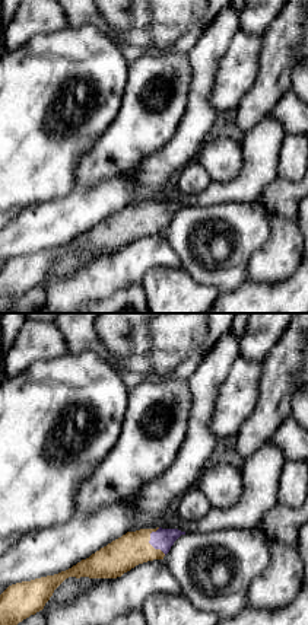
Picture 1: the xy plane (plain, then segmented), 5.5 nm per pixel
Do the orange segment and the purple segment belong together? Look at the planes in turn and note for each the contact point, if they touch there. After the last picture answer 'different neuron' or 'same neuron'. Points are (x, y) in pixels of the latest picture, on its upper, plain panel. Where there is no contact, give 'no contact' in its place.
contact (148, 216)

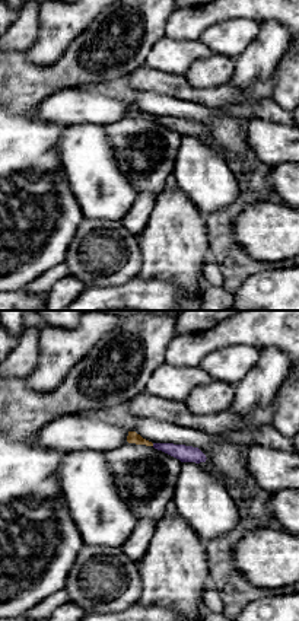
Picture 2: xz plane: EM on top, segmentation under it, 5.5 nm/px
no contact

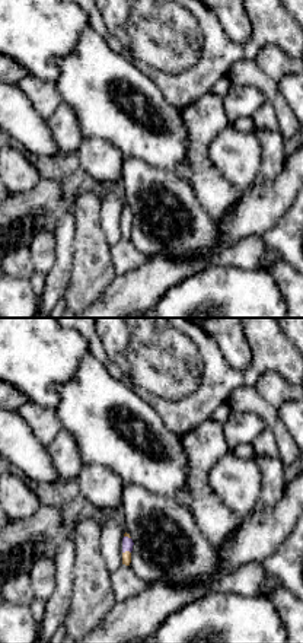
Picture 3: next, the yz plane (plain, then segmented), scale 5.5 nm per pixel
contact (126, 225)

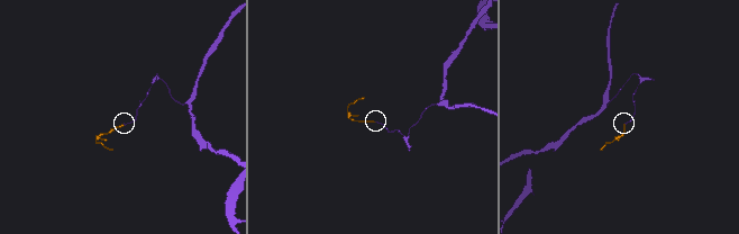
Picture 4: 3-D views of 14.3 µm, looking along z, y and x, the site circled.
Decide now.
same neuron

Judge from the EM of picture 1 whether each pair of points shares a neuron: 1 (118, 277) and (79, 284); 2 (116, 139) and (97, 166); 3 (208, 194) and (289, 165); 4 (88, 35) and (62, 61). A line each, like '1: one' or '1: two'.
1: one
2: one
3: two
4: one

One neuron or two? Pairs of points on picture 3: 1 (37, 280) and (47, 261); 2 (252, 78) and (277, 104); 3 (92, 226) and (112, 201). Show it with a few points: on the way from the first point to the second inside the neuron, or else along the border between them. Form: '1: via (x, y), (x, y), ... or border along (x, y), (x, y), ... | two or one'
1: via (38, 276), (42, 266) | one
2: via (260, 80), (274, 96) | one
3: border along (102, 199), (101, 229), (109, 247) | two

